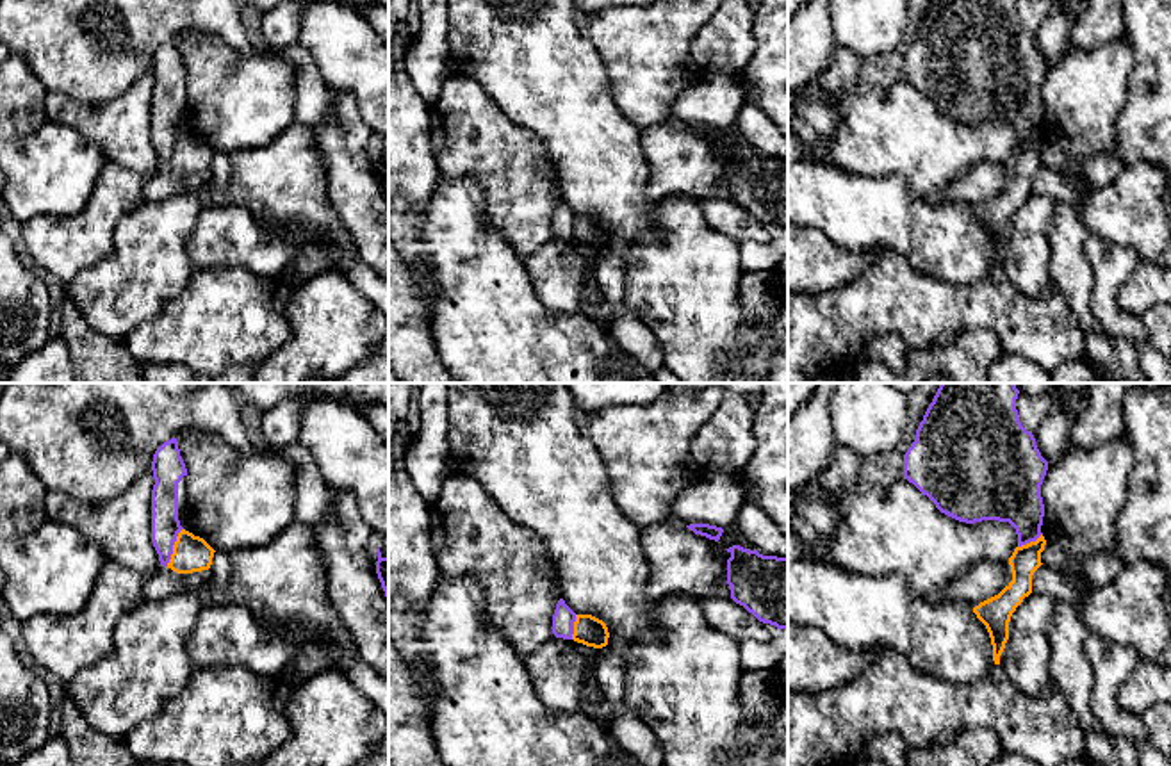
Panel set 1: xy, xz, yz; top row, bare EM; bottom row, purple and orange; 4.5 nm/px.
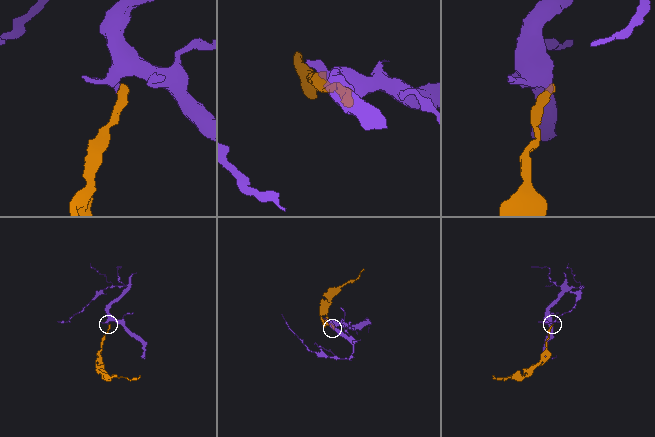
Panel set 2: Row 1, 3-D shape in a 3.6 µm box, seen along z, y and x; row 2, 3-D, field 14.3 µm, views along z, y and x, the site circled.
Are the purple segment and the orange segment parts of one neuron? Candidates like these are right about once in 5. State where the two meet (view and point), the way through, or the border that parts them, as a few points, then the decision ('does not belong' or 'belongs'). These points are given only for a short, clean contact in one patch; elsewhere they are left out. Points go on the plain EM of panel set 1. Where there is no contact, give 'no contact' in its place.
contact xy (171, 148); border xy (182, 129), (166, 166); does not belong

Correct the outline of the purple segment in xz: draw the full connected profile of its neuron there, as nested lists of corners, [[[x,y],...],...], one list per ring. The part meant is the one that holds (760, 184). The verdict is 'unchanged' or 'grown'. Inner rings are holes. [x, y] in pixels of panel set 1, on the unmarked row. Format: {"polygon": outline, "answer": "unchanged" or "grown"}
{"polygon": [[[740,146],[727,153],[731,200],[759,223],[788,230],[788,159],[763,157]]], "answer": "unchanged"}

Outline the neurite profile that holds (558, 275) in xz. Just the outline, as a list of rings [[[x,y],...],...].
[[[553,237],[520,260],[544,306],[561,314],[579,310],[588,269],[572,240]]]

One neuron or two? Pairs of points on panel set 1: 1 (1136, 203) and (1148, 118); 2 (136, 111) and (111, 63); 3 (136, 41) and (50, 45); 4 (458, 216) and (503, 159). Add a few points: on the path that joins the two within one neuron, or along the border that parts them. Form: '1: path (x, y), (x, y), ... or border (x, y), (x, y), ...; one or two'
1: path (1138, 182), (1138, 159), (1146, 150), (1146, 139); one
2: border (150, 68), (118, 97), (97, 105), (86, 105); two
3: path (114, 41), (72, 43); one
4: border (441, 177), (474, 179), (492, 228); two

